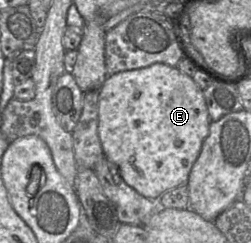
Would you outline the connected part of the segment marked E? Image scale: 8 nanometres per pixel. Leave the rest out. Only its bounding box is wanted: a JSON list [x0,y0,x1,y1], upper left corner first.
[98,63,210,202]

